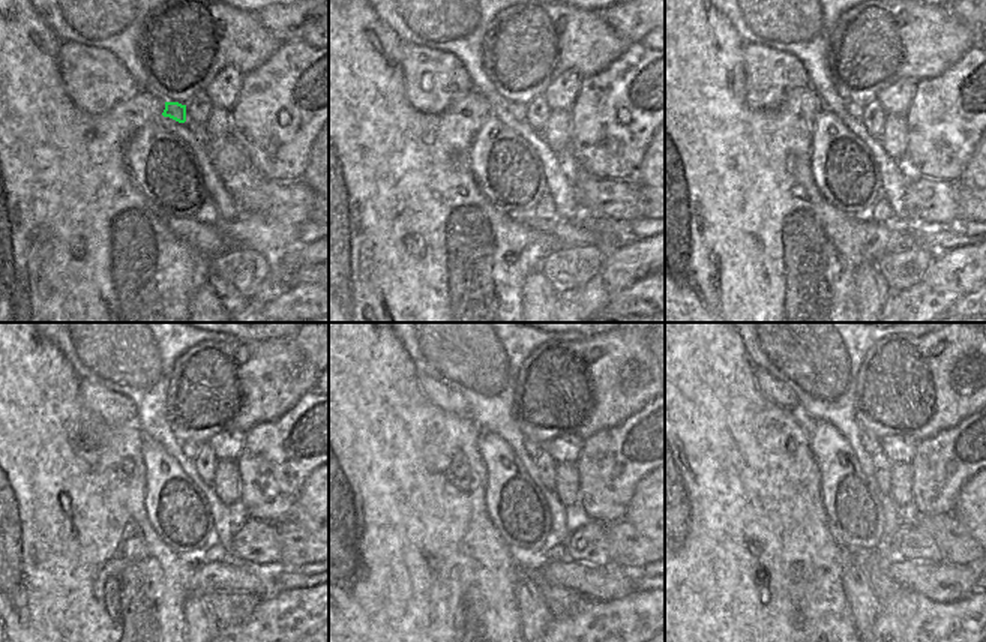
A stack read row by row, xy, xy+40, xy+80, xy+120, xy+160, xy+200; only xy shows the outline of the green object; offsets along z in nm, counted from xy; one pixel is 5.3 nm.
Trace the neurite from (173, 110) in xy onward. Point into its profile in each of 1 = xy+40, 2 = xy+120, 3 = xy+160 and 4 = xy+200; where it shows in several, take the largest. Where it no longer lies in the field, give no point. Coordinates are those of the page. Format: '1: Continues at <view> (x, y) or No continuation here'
1: Continues at xy+40 (517, 110)
2: Continues at xy+120 (189, 449)
3: Continues at xy+160 (532, 447)
4: Continues at xy+200 (871, 444).

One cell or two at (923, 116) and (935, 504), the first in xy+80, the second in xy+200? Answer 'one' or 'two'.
one

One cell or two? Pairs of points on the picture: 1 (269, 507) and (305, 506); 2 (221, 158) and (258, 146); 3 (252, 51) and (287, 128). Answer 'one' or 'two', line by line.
1: two
2: two
3: two

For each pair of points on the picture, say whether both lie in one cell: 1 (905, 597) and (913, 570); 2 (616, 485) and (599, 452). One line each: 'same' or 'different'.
1: different
2: same

